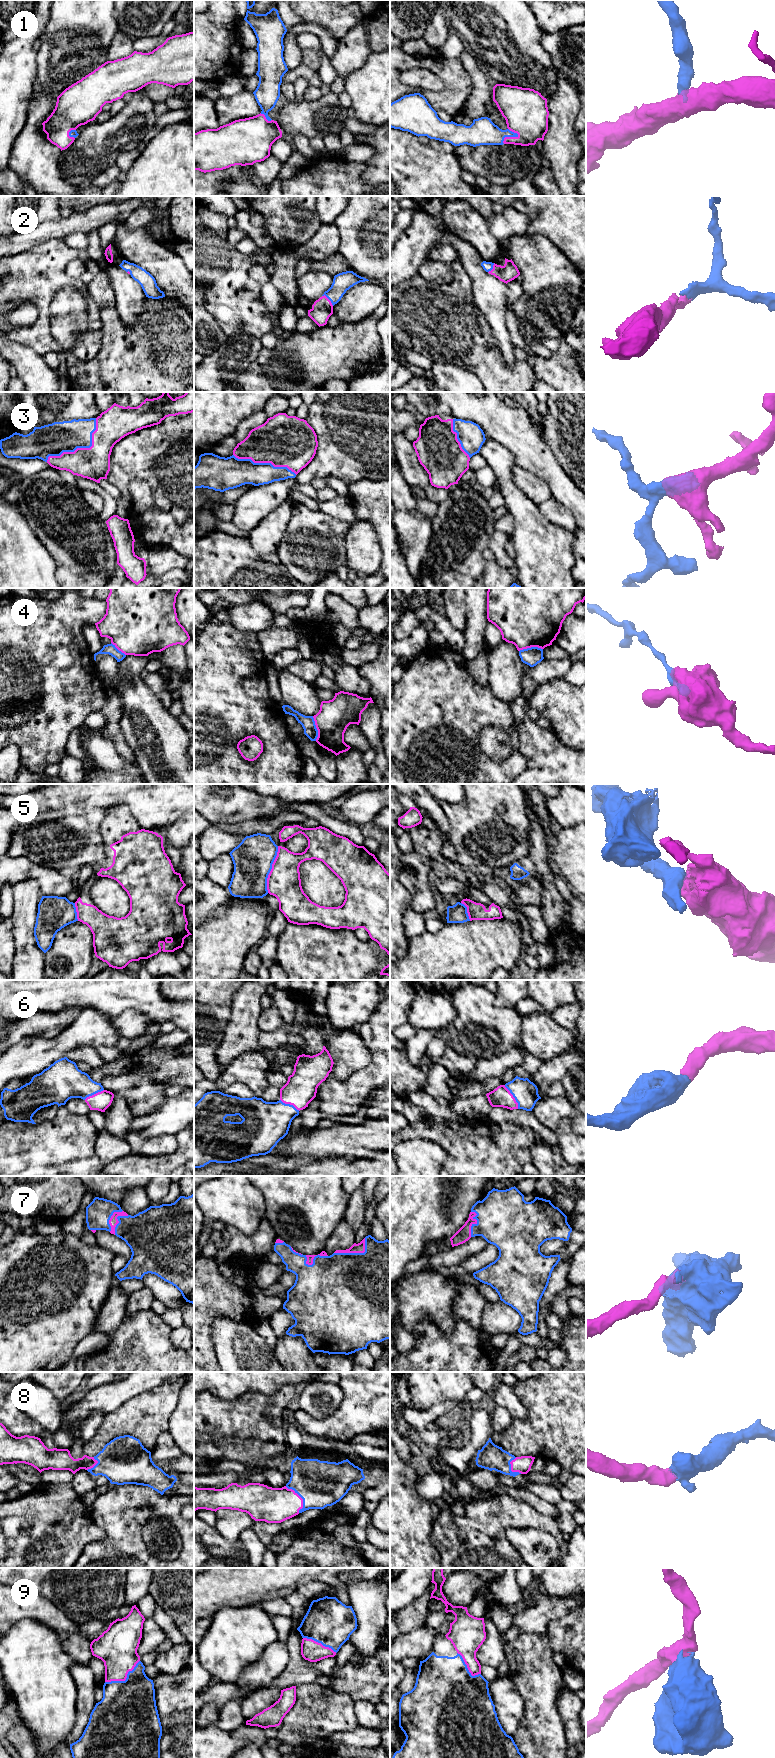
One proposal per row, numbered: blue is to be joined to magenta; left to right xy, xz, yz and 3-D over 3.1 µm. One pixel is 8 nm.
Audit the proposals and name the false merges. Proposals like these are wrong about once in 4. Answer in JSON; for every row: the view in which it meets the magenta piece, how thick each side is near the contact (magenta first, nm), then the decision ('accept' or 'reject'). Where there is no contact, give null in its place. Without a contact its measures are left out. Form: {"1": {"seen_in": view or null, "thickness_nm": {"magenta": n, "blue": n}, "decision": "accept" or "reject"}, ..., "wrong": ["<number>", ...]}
{"1": {"seen_in": "yz", "thickness_nm": {"magenta": 360, "blue": 220}, "decision": "accept"}, "2": {"seen_in": "xz", "thickness_nm": {"magenta": 170, "blue": 150}, "decision": "accept"}, "3": {"seen_in": "xy", "thickness_nm": {"magenta": 260, "blue": 260}, "decision": "accept"}, "4": {"seen_in": "xz", "thickness_nm": {"magenta": 260, "blue": 110}, "decision": "reject"}, "5": {"seen_in": "xz", "thickness_nm": {"magenta": 260, "blue": 320}, "decision": "reject"}, "6": {"seen_in": "yz", "thickness_nm": {"magenta": 160, "blue": 200}, "decision": "accept"}, "7": {"seen_in": "xz", "thickness_nm": {"magenta": 80, "blue": 500}, "decision": "accept"}, "8": {"seen_in": "xz", "thickness_nm": {"magenta": 280, "blue": 360}, "decision": "accept"}, "9": {"seen_in": "xy", "thickness_nm": {"magenta": 300, "blue": 460}, "decision": "accept"}, "wrong": ["4", "5"]}

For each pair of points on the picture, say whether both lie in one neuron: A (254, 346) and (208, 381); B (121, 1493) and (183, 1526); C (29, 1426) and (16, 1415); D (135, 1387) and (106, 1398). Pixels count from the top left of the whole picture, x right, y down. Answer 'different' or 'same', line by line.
A: same
B: same
C: same
D: same

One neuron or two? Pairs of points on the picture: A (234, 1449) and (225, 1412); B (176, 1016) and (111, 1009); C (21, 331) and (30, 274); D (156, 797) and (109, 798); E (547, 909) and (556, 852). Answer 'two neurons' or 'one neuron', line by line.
A: one neuron
B: one neuron
C: one neuron
D: one neuron
E: two neurons

